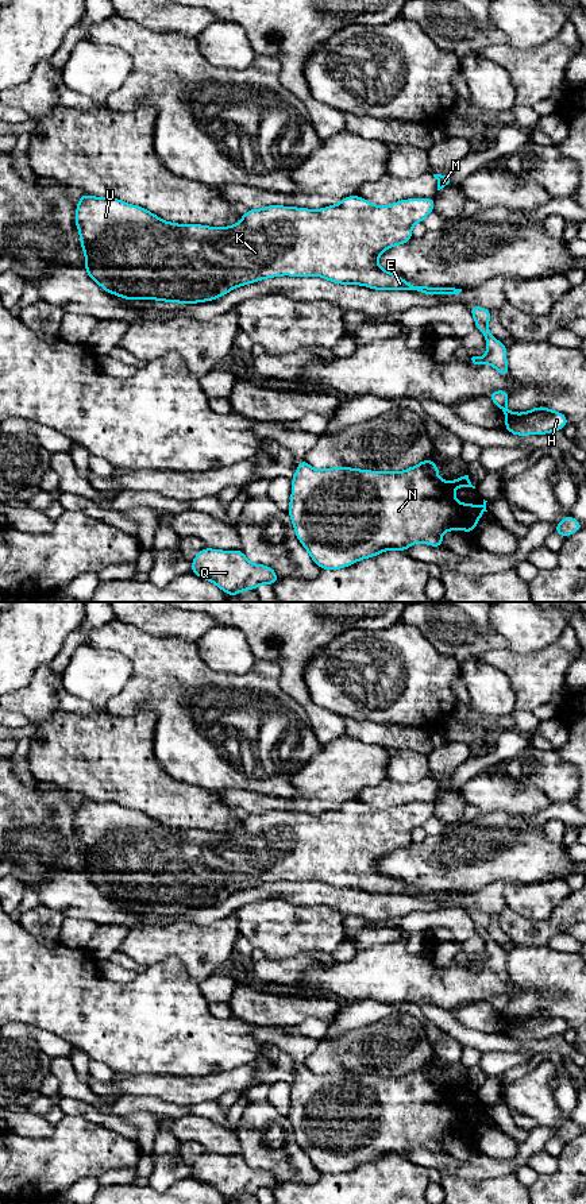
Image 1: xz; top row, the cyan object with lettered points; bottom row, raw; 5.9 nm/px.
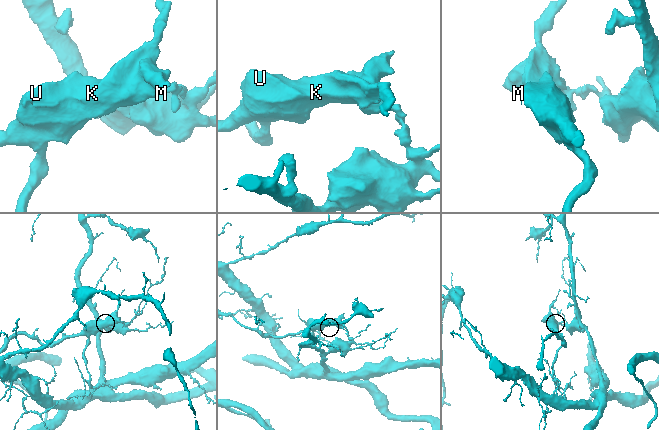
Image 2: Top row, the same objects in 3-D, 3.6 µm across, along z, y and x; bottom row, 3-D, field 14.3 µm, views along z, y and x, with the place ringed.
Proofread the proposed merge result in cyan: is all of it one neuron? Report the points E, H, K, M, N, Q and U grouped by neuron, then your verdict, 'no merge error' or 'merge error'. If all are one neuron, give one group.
E K M U / H N Q; merge error

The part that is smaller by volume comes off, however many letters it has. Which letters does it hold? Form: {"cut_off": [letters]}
{"cut_off": ["E", "K", "M", "U"]}

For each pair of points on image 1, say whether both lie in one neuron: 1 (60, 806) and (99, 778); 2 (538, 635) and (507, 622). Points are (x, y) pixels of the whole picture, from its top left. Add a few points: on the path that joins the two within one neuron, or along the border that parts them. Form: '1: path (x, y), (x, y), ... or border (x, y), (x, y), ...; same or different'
1: border (61, 788), (81, 798); different
2: path (529, 626), (523, 622), (515, 622); same

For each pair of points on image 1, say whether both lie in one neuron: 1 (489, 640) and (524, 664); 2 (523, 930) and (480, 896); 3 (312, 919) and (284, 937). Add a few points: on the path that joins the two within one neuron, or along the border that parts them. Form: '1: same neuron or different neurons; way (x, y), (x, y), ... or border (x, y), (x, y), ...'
1: different neurons; border (505, 648), (485, 651), (477, 656)
2: different neurons; border (515, 883), (505, 887), (504, 907), (498, 913)
3: same neuron; way (305, 926), (290, 930)

